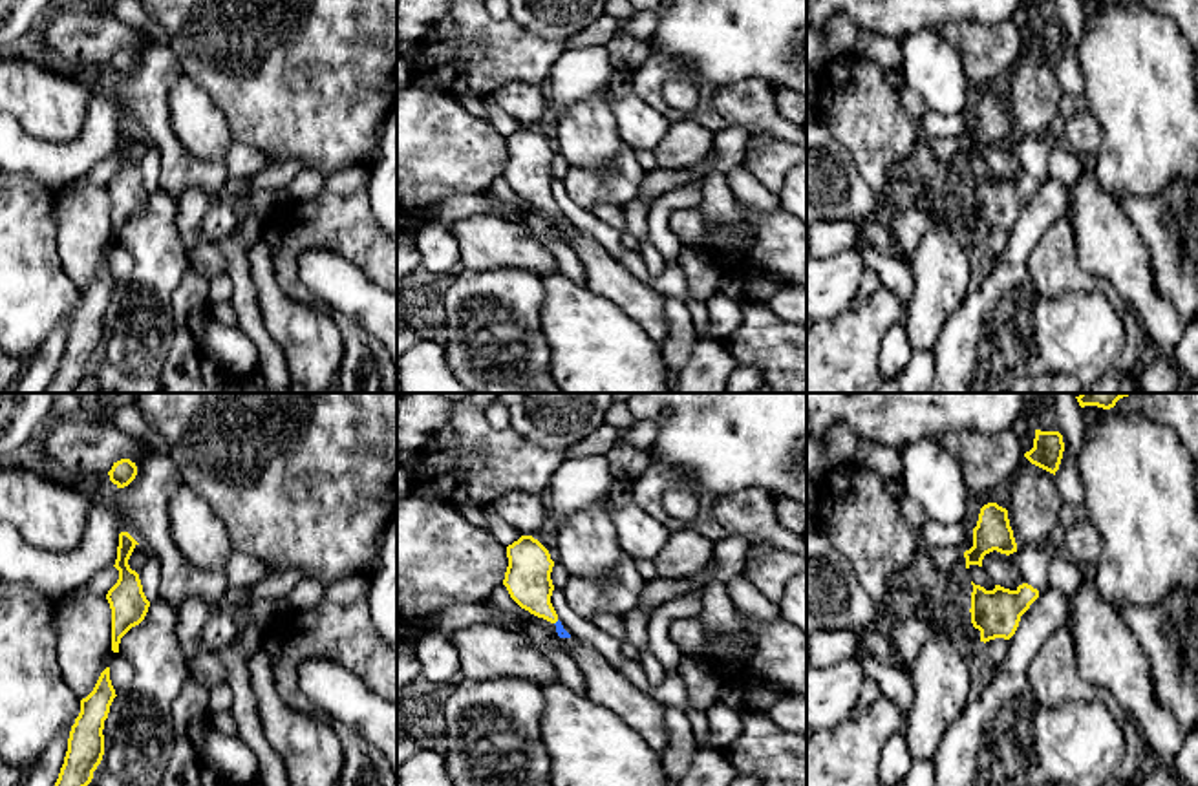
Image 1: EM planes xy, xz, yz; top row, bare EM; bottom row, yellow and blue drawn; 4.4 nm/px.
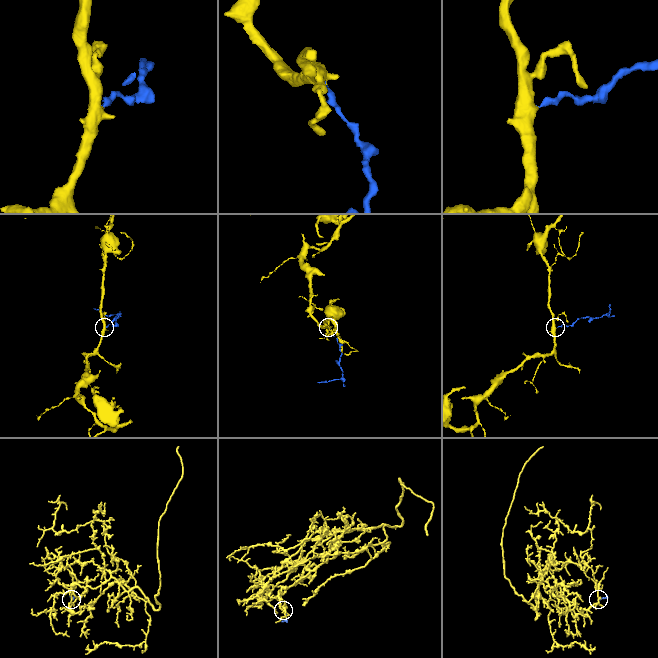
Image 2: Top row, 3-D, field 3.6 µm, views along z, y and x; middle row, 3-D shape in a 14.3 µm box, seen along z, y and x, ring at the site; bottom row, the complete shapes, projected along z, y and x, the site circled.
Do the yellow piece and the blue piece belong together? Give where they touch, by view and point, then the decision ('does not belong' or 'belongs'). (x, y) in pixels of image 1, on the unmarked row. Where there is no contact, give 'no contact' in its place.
no contact | belongs

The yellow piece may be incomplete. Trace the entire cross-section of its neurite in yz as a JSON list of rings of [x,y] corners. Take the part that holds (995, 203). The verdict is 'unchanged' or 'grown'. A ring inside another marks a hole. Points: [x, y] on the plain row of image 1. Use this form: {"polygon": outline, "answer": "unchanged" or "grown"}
{"polygon": [[[973,172],[971,175],[971,214],[980,221],[980,232],[984,234],[995,228],[1010,230],[1019,218],[1021,207],[1039,188],[1039,181],[1028,174],[1019,175],[1015,181],[1000,175],[986,181]]], "answer": "unchanged"}

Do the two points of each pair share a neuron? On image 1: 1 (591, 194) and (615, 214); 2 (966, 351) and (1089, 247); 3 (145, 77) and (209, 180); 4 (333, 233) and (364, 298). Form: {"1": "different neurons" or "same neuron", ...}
{"1": "different neurons", "2": "different neurons", "3": "same neuron", "4": "different neurons"}

